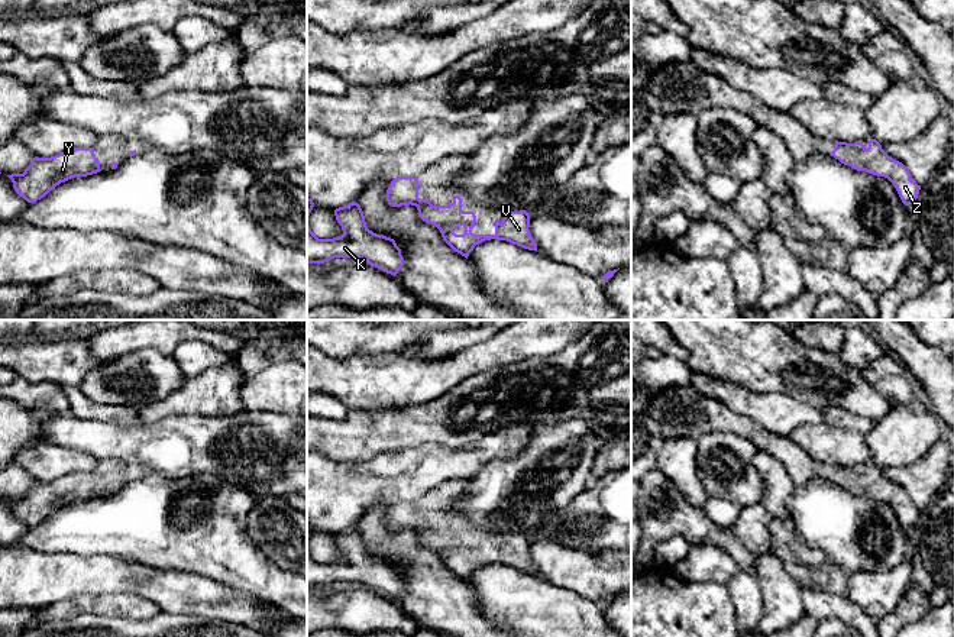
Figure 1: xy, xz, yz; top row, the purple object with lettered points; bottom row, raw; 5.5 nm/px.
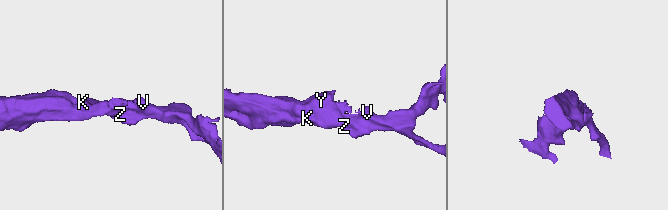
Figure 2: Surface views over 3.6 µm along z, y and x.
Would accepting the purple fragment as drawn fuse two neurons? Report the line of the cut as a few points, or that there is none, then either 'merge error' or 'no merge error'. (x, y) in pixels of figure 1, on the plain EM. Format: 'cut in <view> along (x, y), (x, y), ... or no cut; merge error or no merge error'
no cut; no merge error

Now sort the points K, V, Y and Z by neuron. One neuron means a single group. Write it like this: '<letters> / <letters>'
K V Y Z

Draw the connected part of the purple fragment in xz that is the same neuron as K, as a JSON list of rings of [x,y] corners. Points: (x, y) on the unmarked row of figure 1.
[[[307,521],[307,589],[324,588],[334,582],[359,582],[387,598],[397,599],[404,589],[401,573],[395,565],[368,553],[363,536],[355,526],[334,534],[343,559],[333,563],[318,563],[308,550],[314,531]]]

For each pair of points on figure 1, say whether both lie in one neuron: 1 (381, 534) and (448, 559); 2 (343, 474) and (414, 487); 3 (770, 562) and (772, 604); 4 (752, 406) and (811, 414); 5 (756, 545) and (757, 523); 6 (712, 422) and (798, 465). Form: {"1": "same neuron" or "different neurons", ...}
{"1": "different neurons", "2": "same neuron", "3": "same neuron", "4": "same neuron", "5": "same neuron", "6": "same neuron"}

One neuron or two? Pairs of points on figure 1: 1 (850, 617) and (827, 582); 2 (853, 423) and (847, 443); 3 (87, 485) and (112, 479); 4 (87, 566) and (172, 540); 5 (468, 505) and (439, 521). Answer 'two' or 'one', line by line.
1: two
2: two
3: one
4: two
5: two

